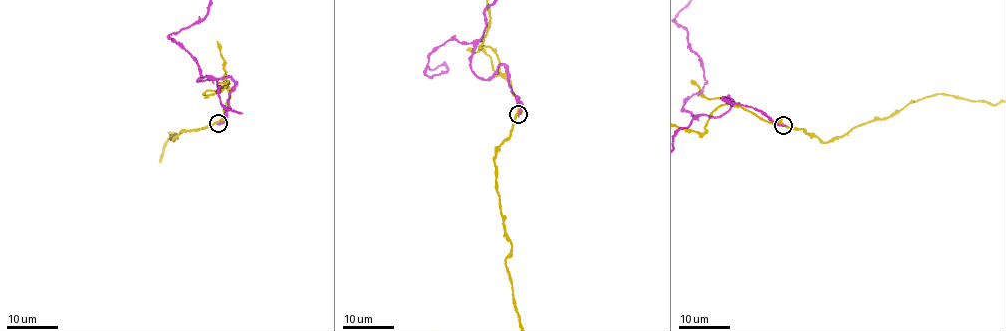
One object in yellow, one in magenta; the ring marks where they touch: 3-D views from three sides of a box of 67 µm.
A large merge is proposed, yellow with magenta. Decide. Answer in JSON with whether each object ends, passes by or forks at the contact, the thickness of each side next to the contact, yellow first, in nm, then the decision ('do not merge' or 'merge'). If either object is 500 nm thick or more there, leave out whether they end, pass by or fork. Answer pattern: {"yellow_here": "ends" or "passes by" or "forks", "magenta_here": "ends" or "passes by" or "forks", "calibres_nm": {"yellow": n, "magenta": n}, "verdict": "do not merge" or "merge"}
{"yellow_here": "passes by", "magenta_here": "ends", "calibres_nm": {"yellow": 300, "magenta": 260}, "verdict": "do not merge"}

